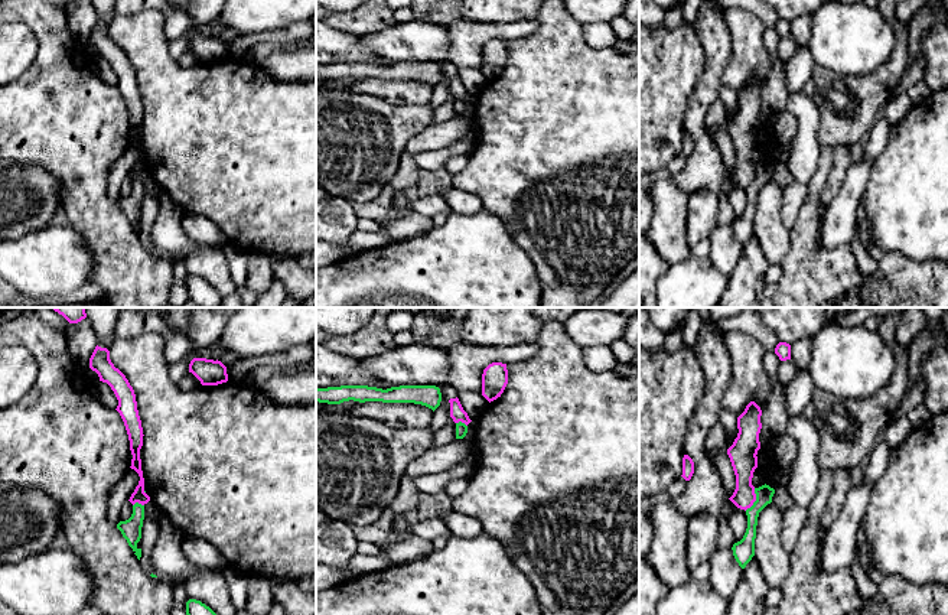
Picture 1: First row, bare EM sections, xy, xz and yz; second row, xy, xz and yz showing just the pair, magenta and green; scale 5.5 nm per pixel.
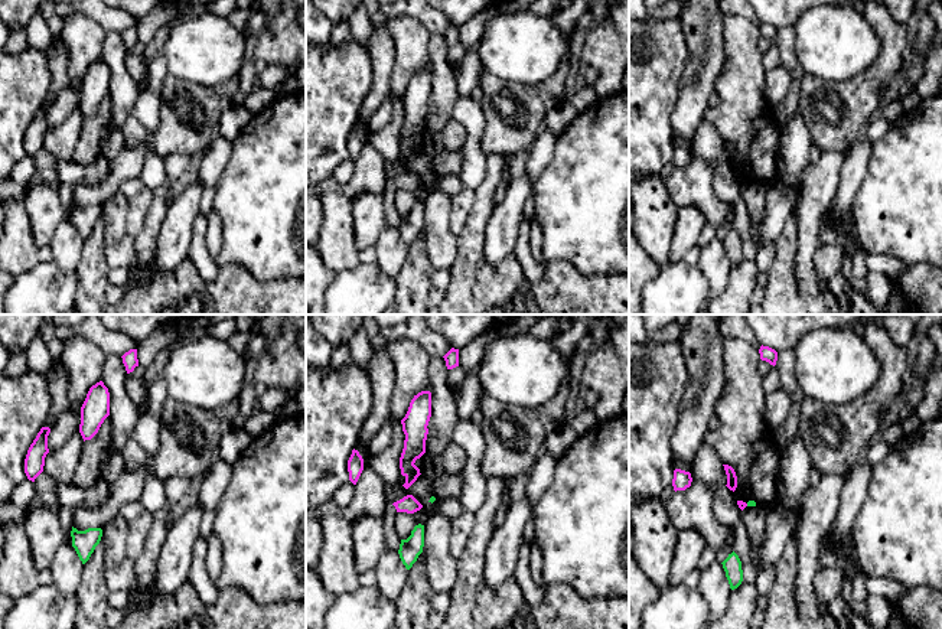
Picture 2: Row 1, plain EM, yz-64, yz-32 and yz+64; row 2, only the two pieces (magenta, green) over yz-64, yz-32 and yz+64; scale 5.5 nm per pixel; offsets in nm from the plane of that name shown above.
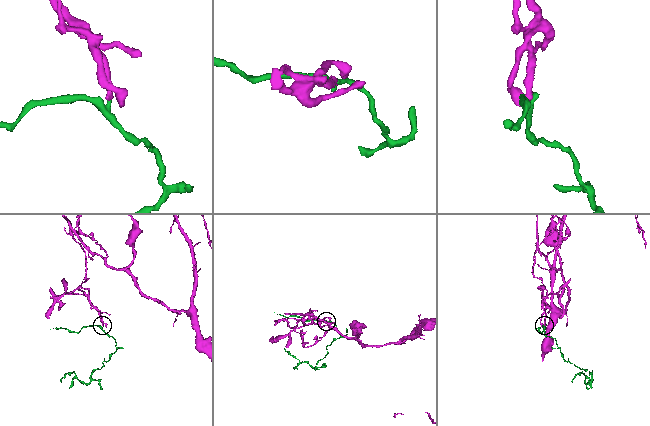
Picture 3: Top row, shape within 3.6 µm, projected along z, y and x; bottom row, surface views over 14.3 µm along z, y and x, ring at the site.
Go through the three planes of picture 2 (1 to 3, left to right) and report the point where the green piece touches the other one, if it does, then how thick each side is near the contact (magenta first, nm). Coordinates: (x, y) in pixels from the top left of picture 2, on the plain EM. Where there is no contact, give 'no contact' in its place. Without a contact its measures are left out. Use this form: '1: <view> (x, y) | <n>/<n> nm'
1: no contact
2: no contact
3: no contact

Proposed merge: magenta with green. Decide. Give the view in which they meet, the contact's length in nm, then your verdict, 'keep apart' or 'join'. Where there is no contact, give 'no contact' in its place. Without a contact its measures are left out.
yz | 140 nm | keep apart

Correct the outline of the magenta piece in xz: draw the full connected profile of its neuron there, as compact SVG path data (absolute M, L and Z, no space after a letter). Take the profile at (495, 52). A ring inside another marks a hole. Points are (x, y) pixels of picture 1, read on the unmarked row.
M492 39L482 51L482 72L491 79L501 74L508 61L506 40Z

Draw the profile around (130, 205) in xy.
M136 179L133 182L131 193L117 201L117 205L121 208L123 214L127 217L128 222L133 225L139 237L141 234L141 225L137 224L137 219L141 215L143 196L144 196L144 182Z

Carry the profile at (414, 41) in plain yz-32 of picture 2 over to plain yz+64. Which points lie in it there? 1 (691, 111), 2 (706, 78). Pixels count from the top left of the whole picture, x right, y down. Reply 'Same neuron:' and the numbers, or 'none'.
Same neuron: none

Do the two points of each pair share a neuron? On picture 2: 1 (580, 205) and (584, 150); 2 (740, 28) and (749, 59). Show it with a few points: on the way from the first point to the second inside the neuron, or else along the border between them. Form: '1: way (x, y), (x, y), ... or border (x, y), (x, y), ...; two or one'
1: way (584, 192), (584, 163); one
2: way (740, 35), (742, 52); one

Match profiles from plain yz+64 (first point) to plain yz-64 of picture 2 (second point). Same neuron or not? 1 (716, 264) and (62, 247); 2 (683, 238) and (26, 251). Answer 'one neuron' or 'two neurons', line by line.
1: one neuron
2: two neurons

